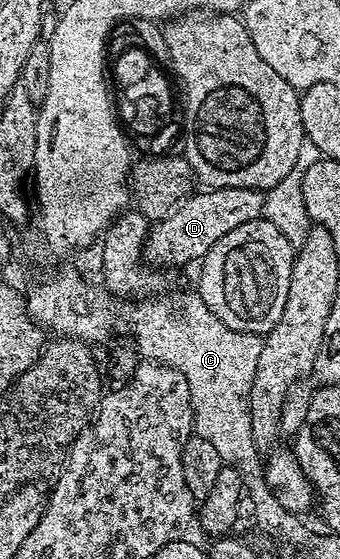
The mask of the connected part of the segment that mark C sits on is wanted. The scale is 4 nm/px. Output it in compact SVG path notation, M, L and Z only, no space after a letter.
M197 292L171 294L168 298L155 296L155 306L151 306L151 310L143 310L143 326L139 326L139 330L143 330L143 346L155 354L151 361L162 362L164 366L171 366L185 376L191 393L191 407L195 413L194 433L209 440L209 444L221 452L221 460L228 466L234 466L243 475L244 487L255 482L255 474L265 474L264 463L253 440L253 424L249 416L251 381L253 372L257 372L263 338L249 332L234 331L223 324L202 302Z

